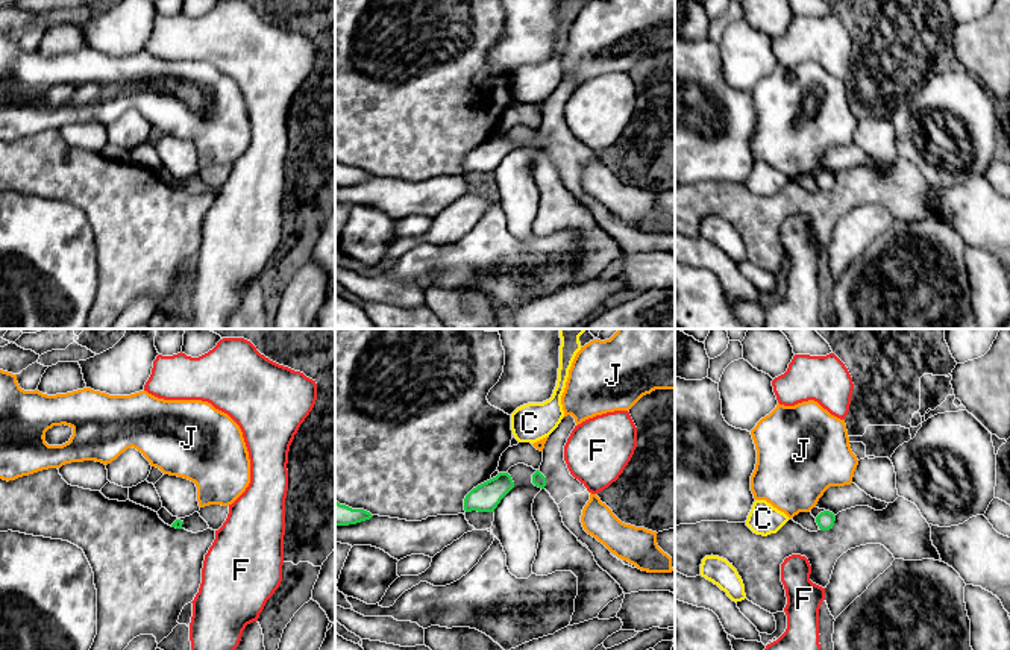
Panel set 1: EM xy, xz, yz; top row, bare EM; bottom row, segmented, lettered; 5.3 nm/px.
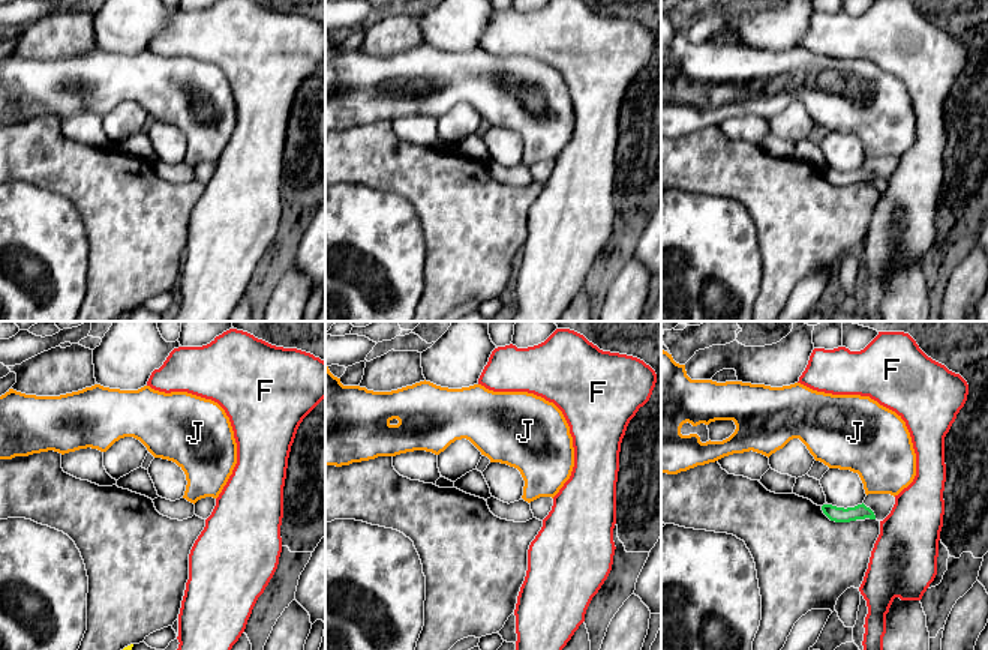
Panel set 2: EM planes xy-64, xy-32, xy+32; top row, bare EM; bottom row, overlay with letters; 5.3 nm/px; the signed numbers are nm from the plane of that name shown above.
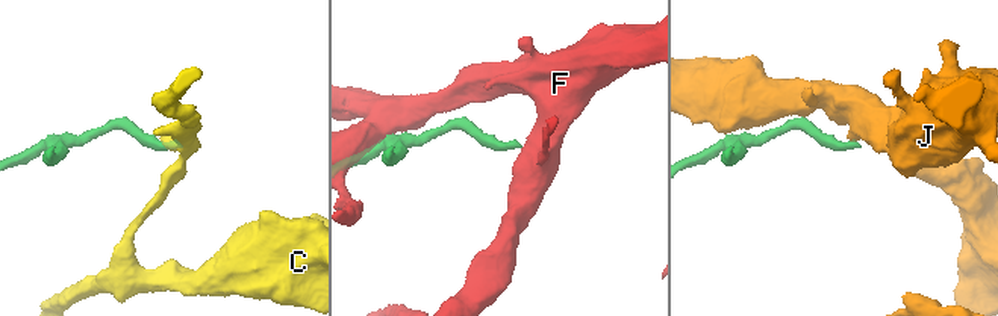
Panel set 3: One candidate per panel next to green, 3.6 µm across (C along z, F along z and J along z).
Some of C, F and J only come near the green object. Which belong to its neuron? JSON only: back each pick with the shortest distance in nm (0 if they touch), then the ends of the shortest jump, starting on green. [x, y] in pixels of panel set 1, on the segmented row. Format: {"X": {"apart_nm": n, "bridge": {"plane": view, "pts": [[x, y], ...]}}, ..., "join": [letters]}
{"join": []}

